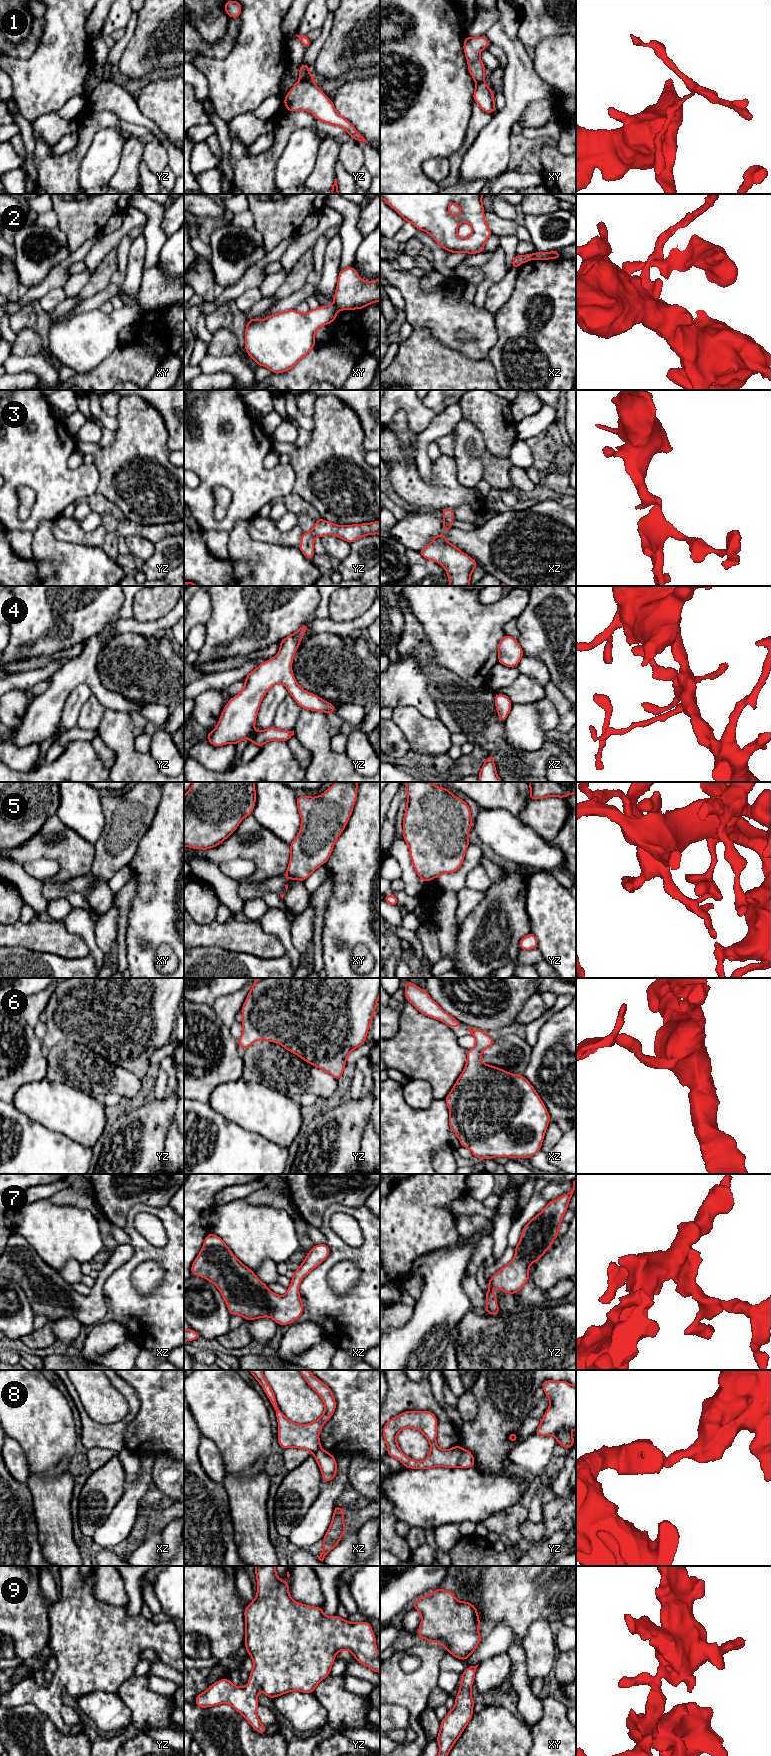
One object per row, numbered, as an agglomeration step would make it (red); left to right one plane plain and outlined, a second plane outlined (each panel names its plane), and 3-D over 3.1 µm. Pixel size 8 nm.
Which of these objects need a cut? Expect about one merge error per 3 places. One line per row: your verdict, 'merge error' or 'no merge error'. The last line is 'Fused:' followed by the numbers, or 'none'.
1: merge error
2: merge error
3: no merge error
4: no merge error
5: no merge error
6: no merge error
7: no merge error
8: merge error
9: no merge error
Fused: 1, 2, 8

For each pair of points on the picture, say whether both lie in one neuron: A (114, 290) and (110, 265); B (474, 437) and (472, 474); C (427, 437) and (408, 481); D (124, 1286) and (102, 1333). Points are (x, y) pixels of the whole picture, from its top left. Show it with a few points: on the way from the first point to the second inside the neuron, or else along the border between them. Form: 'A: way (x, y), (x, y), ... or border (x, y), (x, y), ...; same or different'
A: border (110, 282), (102, 290), (91, 296); different
B: way (479, 446), (479, 458), (475, 465); same
C: border (416, 439), (416, 468), (419, 474), (429, 483); different
D: border (111, 1320), (120, 1324), (129, 1336); different

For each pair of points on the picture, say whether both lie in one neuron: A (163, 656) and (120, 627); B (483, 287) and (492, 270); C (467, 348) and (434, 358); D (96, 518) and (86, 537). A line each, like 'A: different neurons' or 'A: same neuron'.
A: different neurons
B: same neuron
C: different neurons
D: different neurons

